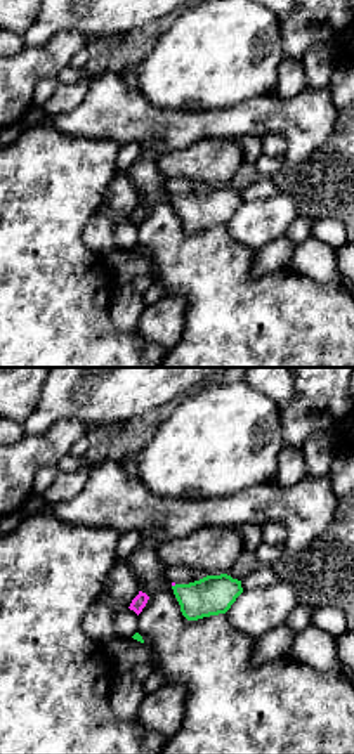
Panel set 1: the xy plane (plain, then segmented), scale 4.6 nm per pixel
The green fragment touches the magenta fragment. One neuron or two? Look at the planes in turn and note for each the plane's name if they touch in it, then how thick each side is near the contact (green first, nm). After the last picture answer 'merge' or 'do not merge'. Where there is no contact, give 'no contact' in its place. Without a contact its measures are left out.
xy | 190/20 nm

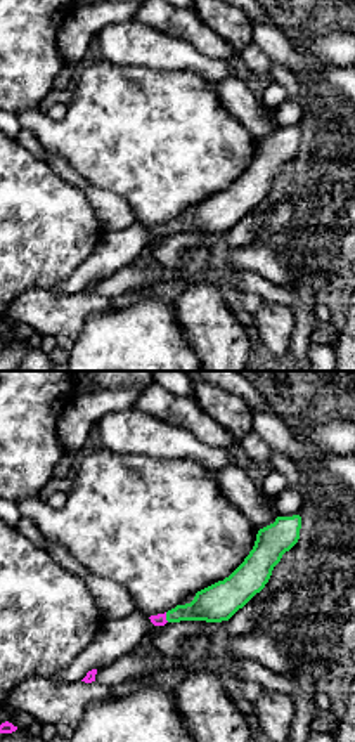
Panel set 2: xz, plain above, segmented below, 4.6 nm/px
xz | 170/60 nm

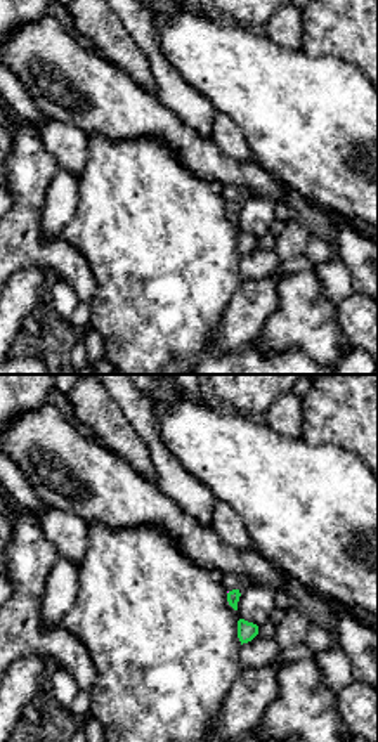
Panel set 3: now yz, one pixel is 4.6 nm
no contact

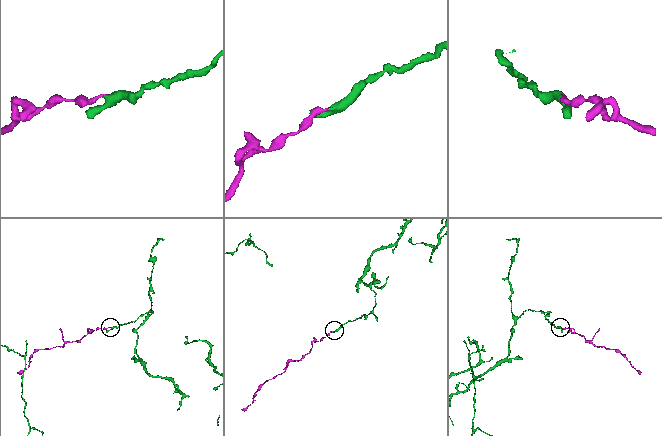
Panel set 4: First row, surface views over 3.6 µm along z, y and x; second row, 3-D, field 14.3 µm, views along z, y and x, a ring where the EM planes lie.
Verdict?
merge

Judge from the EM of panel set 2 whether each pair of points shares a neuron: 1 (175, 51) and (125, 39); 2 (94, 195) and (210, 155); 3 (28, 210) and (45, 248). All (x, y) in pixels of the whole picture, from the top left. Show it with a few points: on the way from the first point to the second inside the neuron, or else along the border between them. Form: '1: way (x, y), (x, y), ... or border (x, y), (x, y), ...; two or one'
1: way (163, 51), (137, 45); one
2: border (73, 167), (92, 184), (118, 193), (135, 219); two
3: way (28, 219), (28, 226), (40, 240); one

